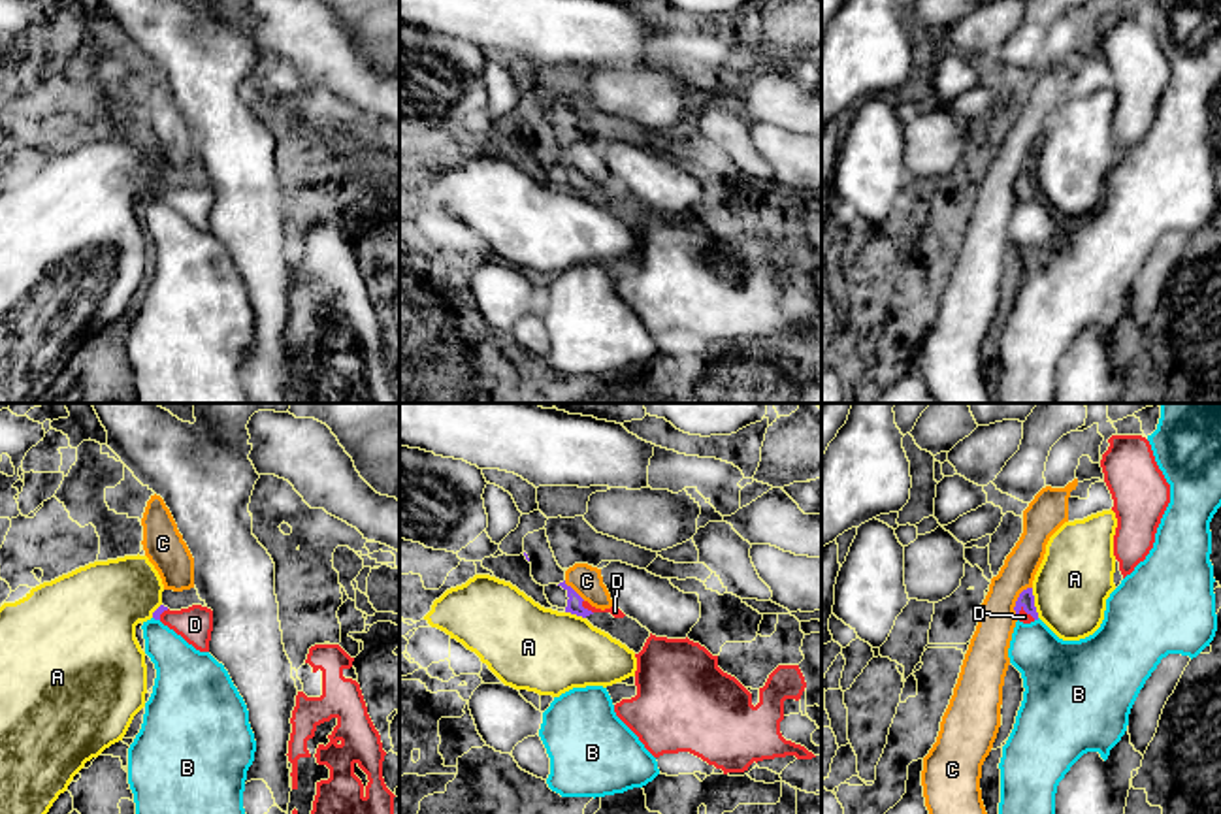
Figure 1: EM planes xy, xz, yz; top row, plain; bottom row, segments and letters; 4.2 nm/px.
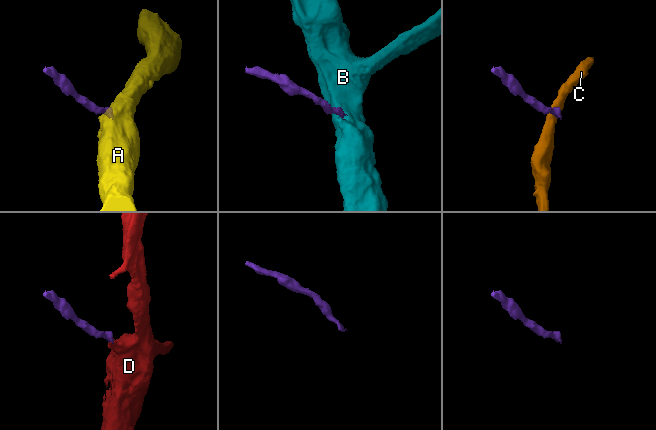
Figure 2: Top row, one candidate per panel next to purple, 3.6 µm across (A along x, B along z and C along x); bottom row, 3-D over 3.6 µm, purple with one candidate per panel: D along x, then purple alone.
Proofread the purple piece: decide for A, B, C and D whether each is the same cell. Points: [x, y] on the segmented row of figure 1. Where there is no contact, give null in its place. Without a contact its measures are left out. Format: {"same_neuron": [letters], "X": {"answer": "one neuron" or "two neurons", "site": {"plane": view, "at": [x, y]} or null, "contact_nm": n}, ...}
{"same_neuron": ["D"], "A": {"answer": "two neurons", "site": {"plane": "yz", "at": [1033, 603]}, "contact_nm": 130}, "B": {"answer": "two neurons", "site": {"plane": "xy", "at": [157, 618]}, "contact_nm": 40}, "C": {"answer": "two neurons", "site": {"plane": "yz", "at": [1018, 600]}, "contact_nm": 150}, "D": {"answer": "one neuron", "site": {"plane": "xz", "at": [583, 607]}, "contact_nm": 80}}

